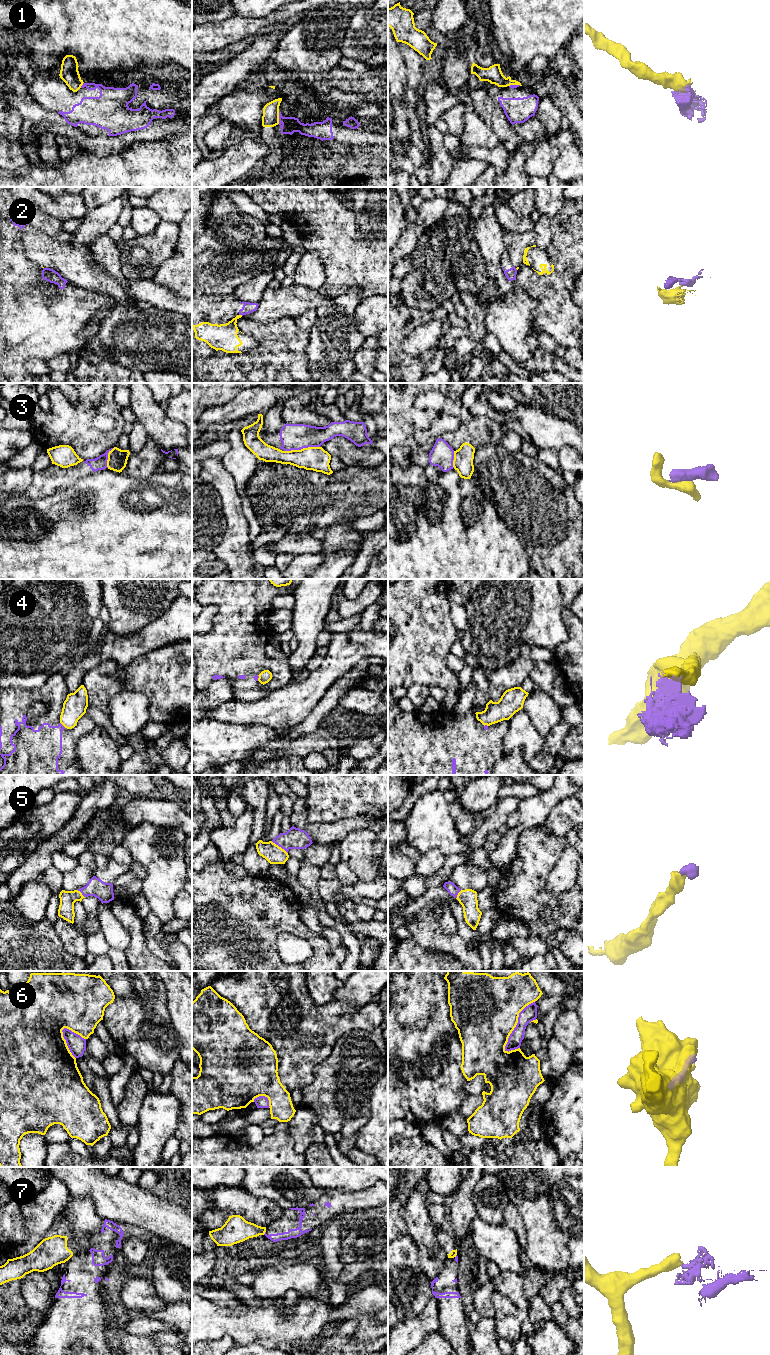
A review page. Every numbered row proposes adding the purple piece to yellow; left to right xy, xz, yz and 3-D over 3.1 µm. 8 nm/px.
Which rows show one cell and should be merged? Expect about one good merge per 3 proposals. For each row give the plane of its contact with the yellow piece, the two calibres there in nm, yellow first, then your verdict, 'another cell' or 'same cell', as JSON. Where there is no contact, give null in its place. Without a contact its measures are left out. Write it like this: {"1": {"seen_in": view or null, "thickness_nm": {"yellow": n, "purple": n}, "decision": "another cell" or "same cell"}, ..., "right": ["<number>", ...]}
{"1": {"seen_in": "xz", "thickness_nm": {"yellow": 140, "purple": 130}, "decision": "another cell"}, "2": {"seen_in": "xz", "thickness_nm": {"yellow": 220, "purple": 90}, "decision": "another cell"}, "3": {"seen_in": "xz", "thickness_nm": {"yellow": 190, "purple": 200}, "decision": "another cell"}, "4": {"seen_in": "xy", "thickness_nm": {"yellow": 190, "purple": 300}, "decision": "another cell"}, "5": {"seen_in": "xz", "thickness_nm": {"yellow": 150, "purple": 170}, "decision": "same cell"}, "6": {"seen_in": "yz", "thickness_nm": {"yellow": 500, "purple": 120}, "decision": "another cell"}, "7": {"seen_in": "xz", "thickness_nm": {"yellow": 220, "purple": 80}, "decision": "another cell"}, "right": ["5"]}

